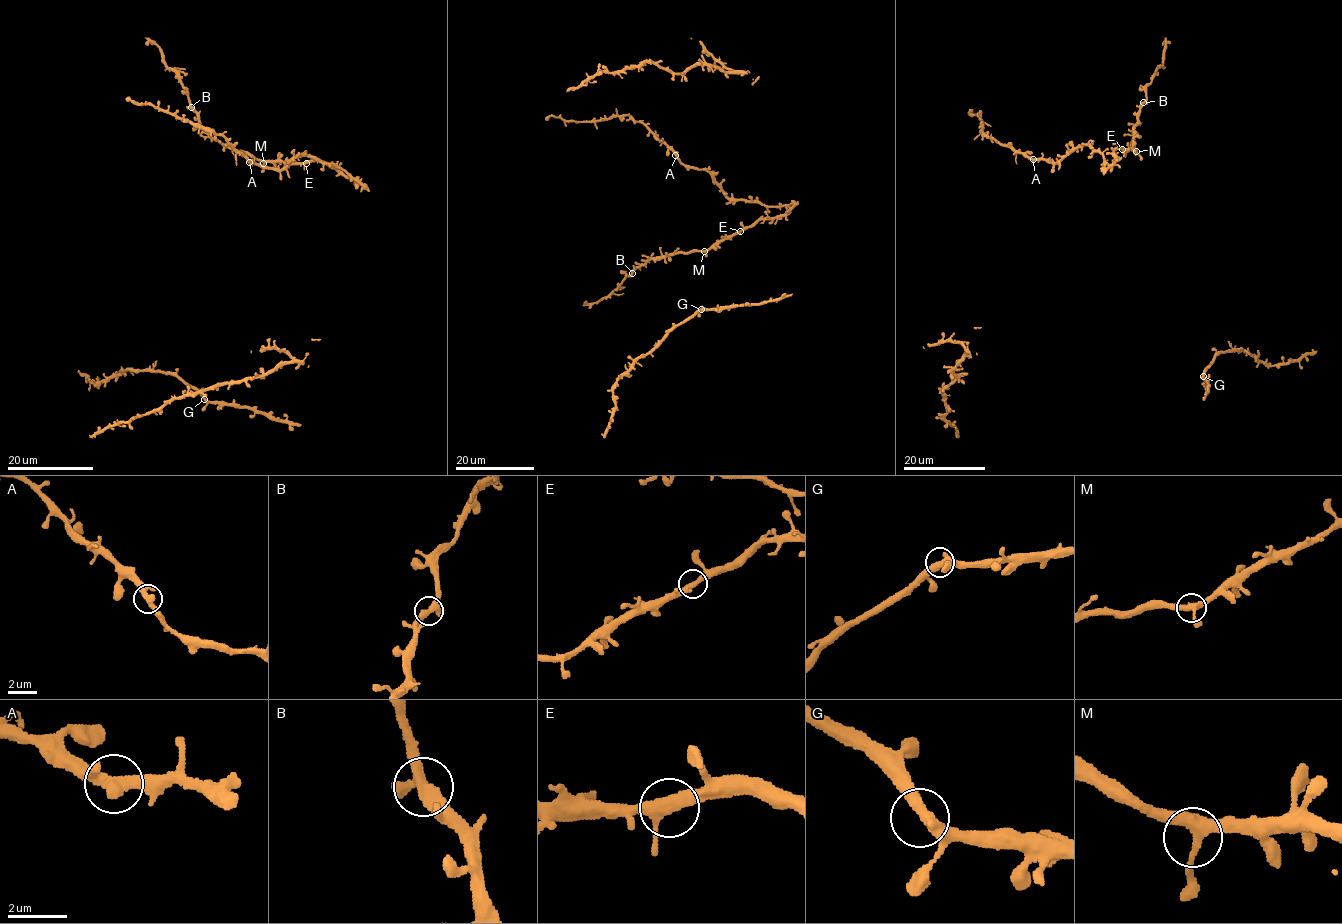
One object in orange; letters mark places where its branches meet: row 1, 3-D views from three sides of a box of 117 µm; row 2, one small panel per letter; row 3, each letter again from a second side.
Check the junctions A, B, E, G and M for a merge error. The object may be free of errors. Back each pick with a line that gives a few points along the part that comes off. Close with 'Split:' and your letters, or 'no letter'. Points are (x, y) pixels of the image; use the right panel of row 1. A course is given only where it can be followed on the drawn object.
Split: no letter

